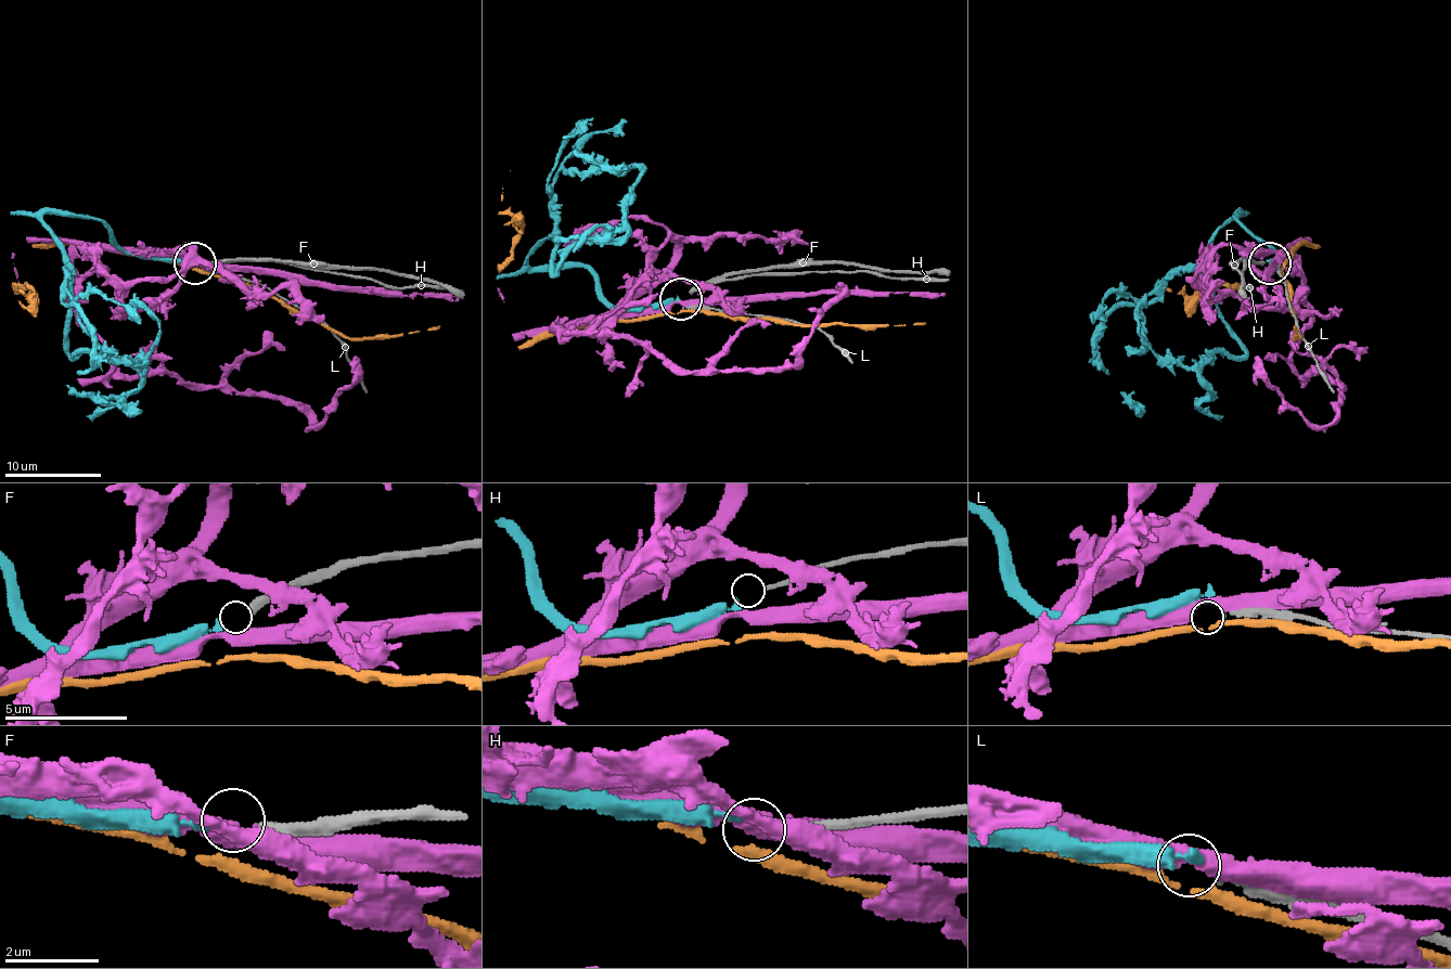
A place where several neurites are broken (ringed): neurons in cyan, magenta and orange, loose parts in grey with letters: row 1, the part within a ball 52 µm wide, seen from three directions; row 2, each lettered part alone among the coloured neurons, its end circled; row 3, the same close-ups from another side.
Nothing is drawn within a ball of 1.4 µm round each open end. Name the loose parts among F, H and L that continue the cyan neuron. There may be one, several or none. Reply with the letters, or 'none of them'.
F

